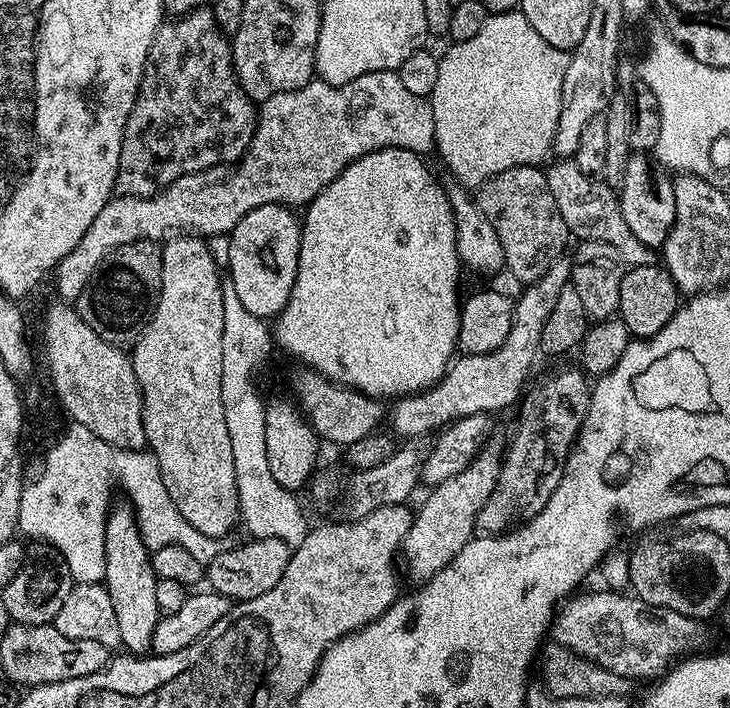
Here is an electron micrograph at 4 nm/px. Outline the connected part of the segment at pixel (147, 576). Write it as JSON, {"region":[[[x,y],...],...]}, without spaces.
{"region":[[[113,503],[108,509],[108,521],[104,530],[106,572],[102,583],[110,594],[110,602],[114,602],[114,615],[118,617],[123,647],[129,653],[144,654],[151,649],[154,626],[161,617],[158,597],[154,591],[158,577],[152,565],[150,549],[144,545],[136,521],[136,511],[132,509],[131,503],[123,503]]]}

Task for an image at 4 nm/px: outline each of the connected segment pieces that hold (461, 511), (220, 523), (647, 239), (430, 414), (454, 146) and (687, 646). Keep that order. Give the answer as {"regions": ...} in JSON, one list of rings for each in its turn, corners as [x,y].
{"regions":[[[[489,439],[480,453],[468,463],[466,470],[435,485],[429,491],[432,493],[425,498],[424,505],[415,509],[412,525],[402,545],[402,568],[408,571],[413,585],[419,586],[434,578],[434,574],[441,572],[455,558],[458,550],[466,546],[466,542],[474,539],[476,519],[490,494],[494,494],[505,451],[505,441]]],[[[176,234],[163,245],[162,248],[162,290],[156,303],[154,314],[140,335],[139,342],[131,349],[130,359],[134,366],[134,374],[138,378],[140,393],[144,399],[144,429],[148,439],[147,447],[158,458],[162,482],[166,486],[166,494],[170,494],[170,502],[194,526],[202,530],[202,534],[223,538],[240,520],[238,490],[235,489],[235,466],[233,451],[230,444],[229,431],[226,428],[225,411],[222,406],[222,332],[223,332],[223,286],[225,281],[216,273],[216,260],[208,249],[207,239],[191,234]]],[[[644,154],[629,156],[618,185],[618,199],[622,218],[626,218],[630,231],[646,246],[660,250],[674,226],[674,180],[669,169],[648,159]]],[[[561,258],[553,262],[542,278],[527,285],[524,293],[515,297],[510,334],[506,334],[506,342],[502,342],[498,350],[490,350],[490,354],[457,355],[436,385],[423,392],[399,397],[393,408],[391,405],[386,416],[387,423],[392,423],[391,435],[405,441],[428,438],[470,414],[493,414],[512,403],[513,407],[529,383],[528,375],[536,364],[536,356],[541,355],[542,326],[546,326],[546,318],[550,318],[550,313],[554,311],[558,294],[569,287],[571,278],[571,259]]],[[[519,10],[510,12],[493,12],[486,18],[486,23],[474,38],[457,40],[449,43],[449,48],[445,50],[444,56],[439,57],[440,65],[438,66],[438,78],[434,81],[434,90],[430,97],[432,113],[434,114],[434,128],[436,130],[436,147],[435,151],[440,152],[444,159],[444,164],[453,172],[455,179],[459,181],[464,188],[468,190],[479,189],[480,185],[485,184],[490,178],[502,174],[502,170],[510,170],[514,166],[526,166],[527,164],[539,165],[540,159],[547,152],[553,151],[556,142],[556,131],[558,130],[558,118],[562,110],[562,84],[566,78],[566,68],[568,66],[569,53],[563,48],[550,46],[530,22],[526,22],[524,13]]],[[[620,590],[603,591],[592,592],[589,596],[576,594],[565,599],[557,608],[555,616],[552,617],[550,636],[555,643],[574,650],[574,654],[578,654],[614,674],[631,678],[633,681],[635,681],[634,679],[651,681],[653,678],[659,678],[672,667],[674,662],[695,653],[699,649],[696,647],[708,636],[707,630],[704,629],[705,621],[695,620],[686,614],[678,614],[678,610],[642,606],[640,597],[635,594],[623,596],[625,593]]]]}

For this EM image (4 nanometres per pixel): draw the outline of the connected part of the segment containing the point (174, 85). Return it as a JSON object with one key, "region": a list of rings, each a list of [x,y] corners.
{"region":[[[196,8],[187,12],[185,16],[177,16],[161,24],[158,34],[148,51],[148,61],[144,67],[144,77],[140,83],[140,89],[136,95],[134,106],[130,110],[130,118],[124,127],[122,138],[122,150],[118,158],[118,174],[116,175],[115,191],[122,196],[156,196],[164,188],[170,187],[178,178],[195,172],[205,172],[207,168],[217,168],[220,164],[235,164],[246,154],[250,142],[254,138],[257,105],[242,90],[242,86],[236,81],[236,67],[232,65],[232,46],[229,37],[218,26],[214,14],[208,8]]]}

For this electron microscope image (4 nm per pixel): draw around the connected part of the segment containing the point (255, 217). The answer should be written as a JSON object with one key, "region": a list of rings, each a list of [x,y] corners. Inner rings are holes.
{"region":[[[267,204],[264,208],[250,210],[246,218],[234,226],[228,240],[228,272],[230,283],[237,291],[238,299],[250,310],[251,314],[261,318],[277,317],[280,309],[290,298],[289,288],[294,286],[296,277],[296,253],[298,251],[298,216],[291,207],[282,204]]]}

